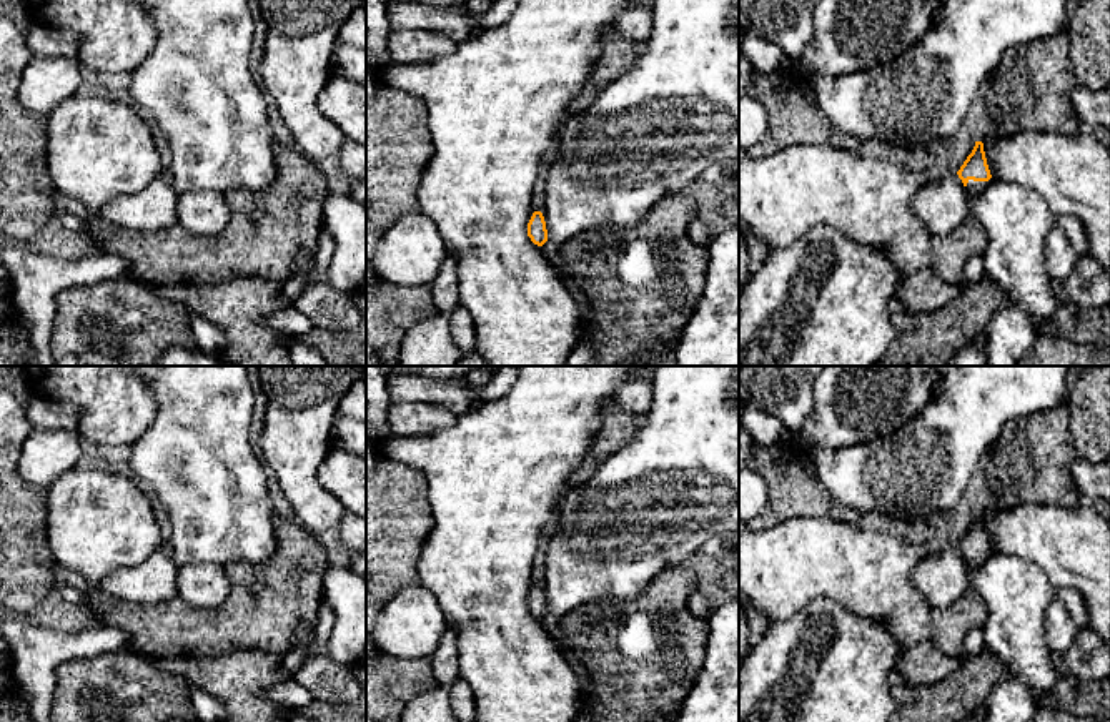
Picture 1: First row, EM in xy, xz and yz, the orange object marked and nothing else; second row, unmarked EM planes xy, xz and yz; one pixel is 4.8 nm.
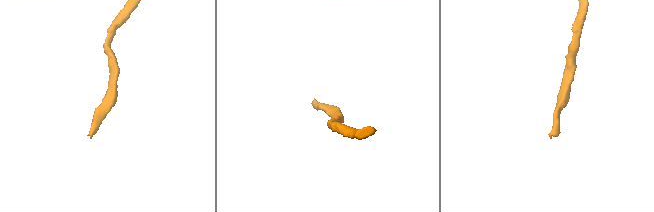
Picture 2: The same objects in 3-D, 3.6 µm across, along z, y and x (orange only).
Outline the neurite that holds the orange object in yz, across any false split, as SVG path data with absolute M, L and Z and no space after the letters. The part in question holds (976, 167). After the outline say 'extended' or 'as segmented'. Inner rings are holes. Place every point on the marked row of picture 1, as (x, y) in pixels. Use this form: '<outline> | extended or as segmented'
M975 141L972 153L967 156L957 175L969 195L980 191L992 178L982 141Z | extended

